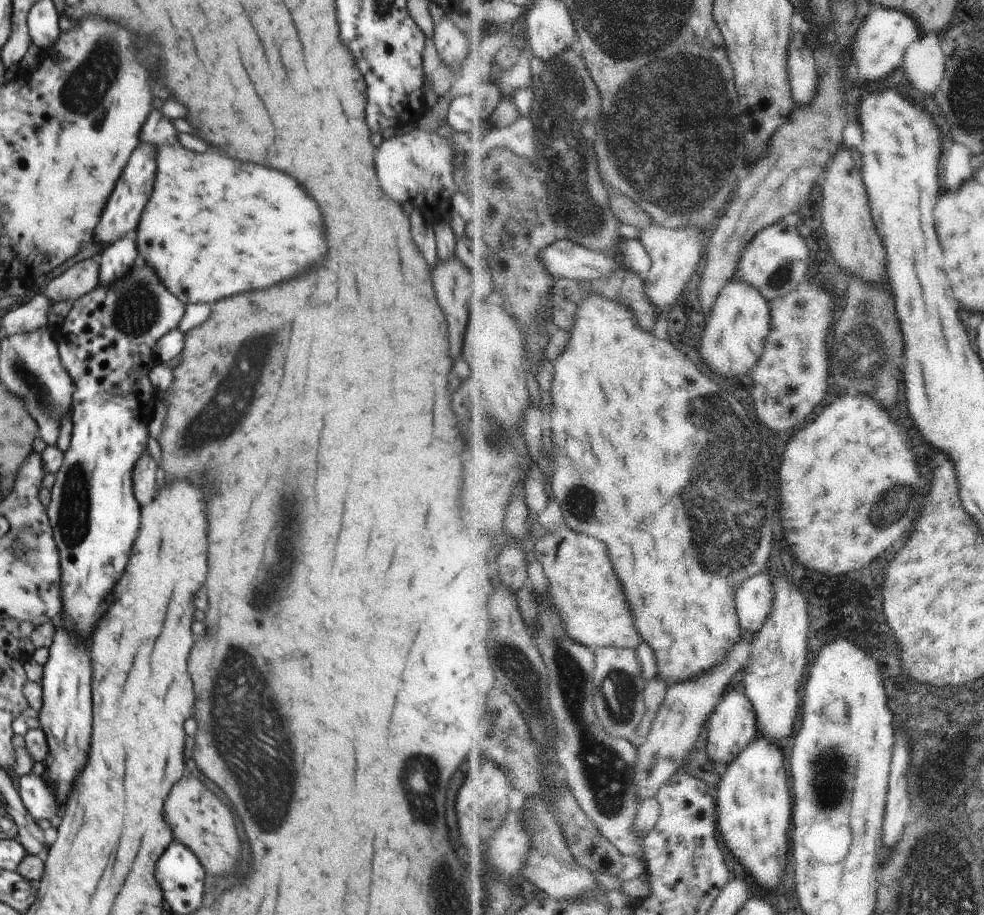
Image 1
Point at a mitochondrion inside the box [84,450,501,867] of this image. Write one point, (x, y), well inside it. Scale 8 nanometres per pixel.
(260, 749)

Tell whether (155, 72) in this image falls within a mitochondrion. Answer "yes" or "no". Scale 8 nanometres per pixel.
no

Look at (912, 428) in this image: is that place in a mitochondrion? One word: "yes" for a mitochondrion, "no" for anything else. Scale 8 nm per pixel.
no

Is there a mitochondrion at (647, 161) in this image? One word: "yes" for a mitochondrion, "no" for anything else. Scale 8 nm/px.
yes

